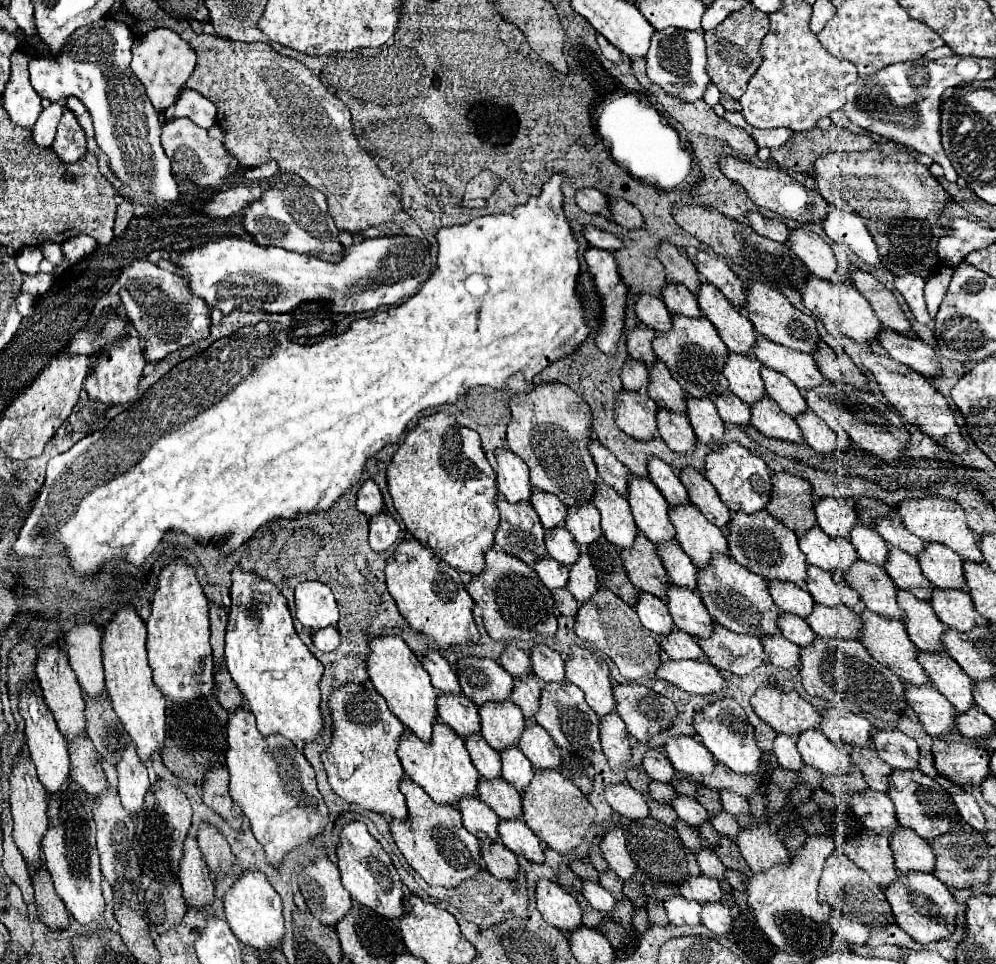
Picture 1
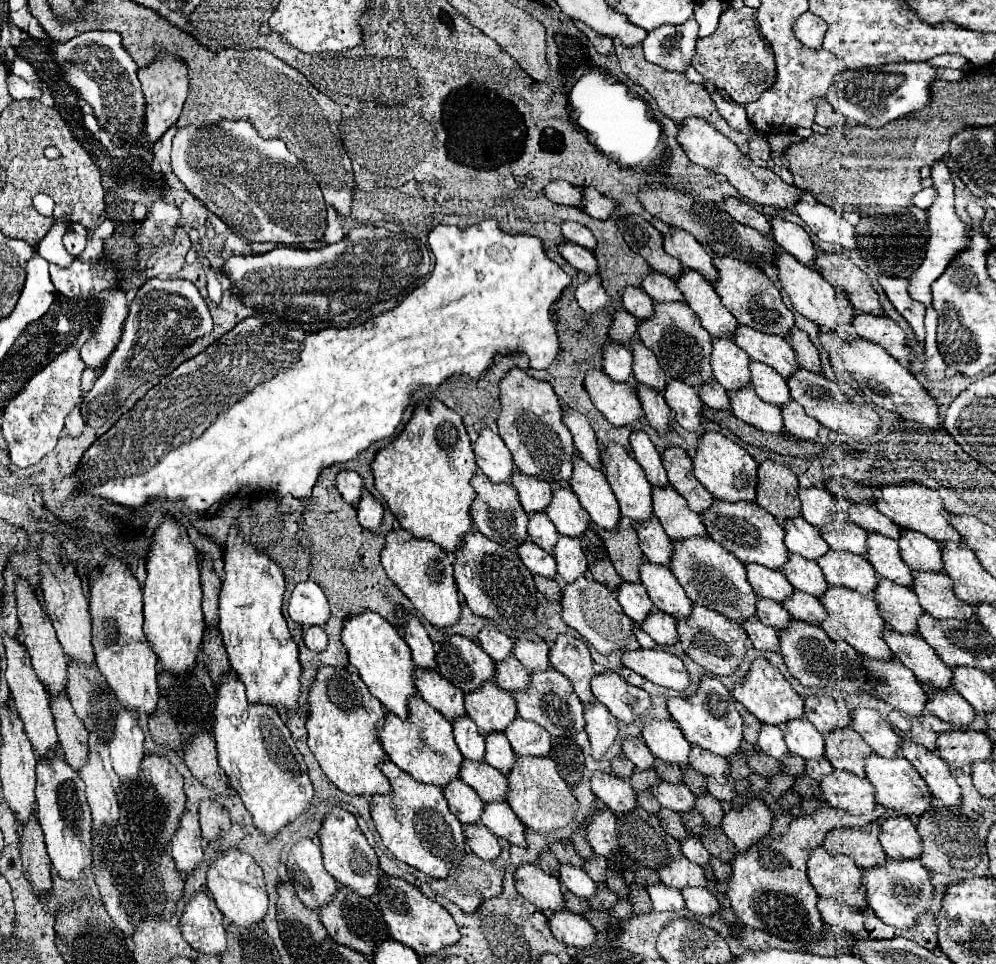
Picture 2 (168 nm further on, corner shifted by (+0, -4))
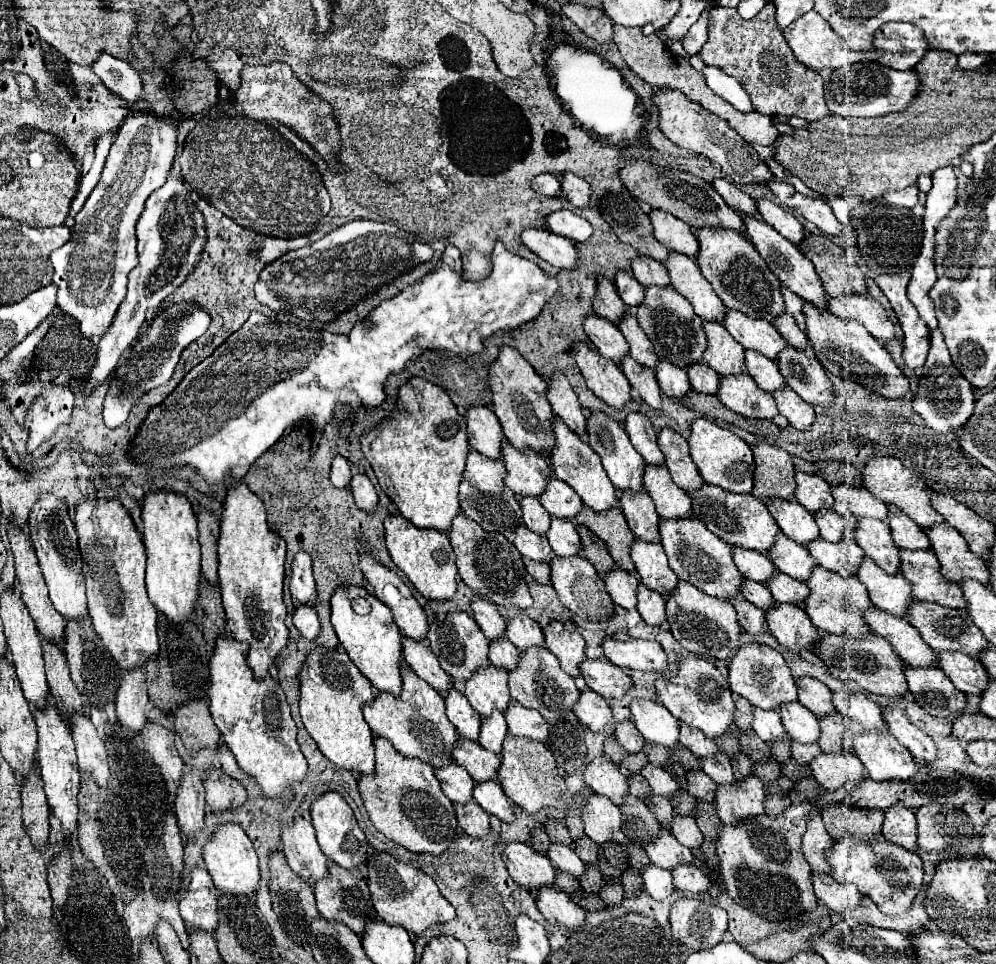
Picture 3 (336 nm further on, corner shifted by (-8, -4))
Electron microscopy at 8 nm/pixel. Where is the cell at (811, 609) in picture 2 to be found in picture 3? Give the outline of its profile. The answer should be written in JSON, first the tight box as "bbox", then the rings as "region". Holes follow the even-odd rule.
{"bbox":[768,572,810,606],"region":[[[778,572],[778,576],[772,578],[772,582],[768,582],[768,590],[776,598],[776,602],[794,604],[794,606],[802,606],[810,594],[810,590],[808,590],[808,586],[804,586],[804,582],[796,582],[794,578],[790,578],[782,572]]]}

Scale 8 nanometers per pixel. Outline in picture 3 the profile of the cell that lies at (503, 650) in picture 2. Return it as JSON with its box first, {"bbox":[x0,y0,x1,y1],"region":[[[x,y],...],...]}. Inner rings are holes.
{"bbox":[472,600,506,642],"region":[[[474,600],[472,612],[474,612],[476,624],[480,626],[480,630],[484,632],[484,636],[490,642],[502,640],[506,636],[506,620],[498,614],[494,604],[490,604],[486,600]]]}

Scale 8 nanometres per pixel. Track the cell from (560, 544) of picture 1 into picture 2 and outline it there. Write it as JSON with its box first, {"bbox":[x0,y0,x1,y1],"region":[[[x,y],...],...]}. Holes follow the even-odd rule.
{"bbox":[528,512,558,552],"region":[[[544,512],[528,516],[528,536],[532,542],[542,546],[546,552],[552,552],[558,540],[558,532]]]}

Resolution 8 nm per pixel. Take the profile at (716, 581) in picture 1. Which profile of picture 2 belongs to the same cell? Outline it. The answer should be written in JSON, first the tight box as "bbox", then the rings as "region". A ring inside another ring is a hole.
{"bbox":[672,536,756,624],"region":[[[696,536],[686,538],[682,542],[672,542],[672,574],[680,582],[680,586],[686,590],[688,598],[692,602],[700,602],[716,612],[722,612],[726,618],[742,624],[744,620],[756,616],[756,592],[746,580],[746,568],[744,564],[728,550],[724,550],[720,544],[716,544],[708,536]]]}

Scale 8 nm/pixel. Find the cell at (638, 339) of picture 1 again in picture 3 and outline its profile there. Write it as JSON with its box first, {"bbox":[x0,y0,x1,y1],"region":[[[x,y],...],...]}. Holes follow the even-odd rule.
{"bbox":[596,278,628,324],"region":[[[600,278],[600,290],[596,294],[596,314],[612,324],[620,324],[620,320],[628,314],[628,306],[624,304],[624,300],[620,300],[616,288],[612,282],[604,282],[604,278]]]}

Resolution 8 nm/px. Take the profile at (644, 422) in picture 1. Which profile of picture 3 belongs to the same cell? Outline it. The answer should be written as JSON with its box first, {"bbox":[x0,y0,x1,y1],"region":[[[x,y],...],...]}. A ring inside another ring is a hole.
{"bbox":[576,344,632,410],"region":[[[580,344],[576,362],[582,376],[586,378],[586,386],[600,400],[616,410],[626,408],[626,404],[632,400],[632,386],[628,384],[628,378],[622,374],[622,368],[618,364],[602,358],[588,344]]]}

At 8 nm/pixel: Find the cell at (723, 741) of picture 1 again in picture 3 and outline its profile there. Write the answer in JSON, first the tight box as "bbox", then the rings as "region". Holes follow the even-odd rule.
{"bbox":[656,654,736,740],"region":[[[690,654],[690,656],[682,658],[678,676],[674,676],[668,682],[658,680],[656,692],[658,692],[660,702],[672,712],[674,718],[678,718],[680,722],[684,722],[690,728],[702,730],[704,736],[710,740],[722,738],[724,734],[730,732],[730,726],[734,724],[736,706],[732,700],[730,684],[726,678],[722,678],[722,674],[718,672],[718,668],[712,662],[708,662],[700,656]]]}

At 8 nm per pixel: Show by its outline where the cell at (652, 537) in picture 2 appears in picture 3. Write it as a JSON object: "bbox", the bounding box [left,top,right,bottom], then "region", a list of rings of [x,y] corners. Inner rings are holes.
{"bbox":[620,492,660,542],"region":[[[648,492],[644,494],[622,494],[620,496],[622,512],[628,520],[630,530],[634,530],[636,538],[642,542],[660,542],[660,516]]]}

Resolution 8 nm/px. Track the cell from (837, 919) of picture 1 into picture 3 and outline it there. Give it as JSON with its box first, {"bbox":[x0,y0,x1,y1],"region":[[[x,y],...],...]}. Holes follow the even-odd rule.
{"bbox":[812,872,860,914],"region":[[[812,872],[814,892],[822,904],[826,904],[832,912],[848,914],[858,906],[860,892],[852,884],[840,884],[832,876]]]}

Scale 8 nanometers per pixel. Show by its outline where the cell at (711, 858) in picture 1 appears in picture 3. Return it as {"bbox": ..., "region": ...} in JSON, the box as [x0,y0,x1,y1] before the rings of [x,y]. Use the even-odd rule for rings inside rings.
{"bbox":[672,816,704,850],"region":[[[676,816],[672,822],[672,834],[680,844],[684,844],[690,850],[698,850],[704,842],[704,836],[696,826],[696,820],[690,816]]]}

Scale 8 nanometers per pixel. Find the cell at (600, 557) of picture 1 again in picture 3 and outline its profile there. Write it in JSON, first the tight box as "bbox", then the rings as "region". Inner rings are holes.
{"bbox":[576,524,616,576],"region":[[[576,524],[576,530],[582,538],[582,554],[586,556],[586,560],[590,560],[590,564],[598,570],[598,574],[606,576],[610,570],[614,570],[616,562],[608,554],[604,542],[600,542],[600,538],[582,524]]]}

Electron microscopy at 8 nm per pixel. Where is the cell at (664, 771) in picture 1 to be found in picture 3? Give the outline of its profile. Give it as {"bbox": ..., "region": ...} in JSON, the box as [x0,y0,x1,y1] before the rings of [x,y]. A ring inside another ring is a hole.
{"bbox":[616,722,644,752],"region":[[[624,722],[624,724],[616,724],[616,740],[630,752],[644,752],[644,736],[636,730],[636,726],[632,722]]]}

